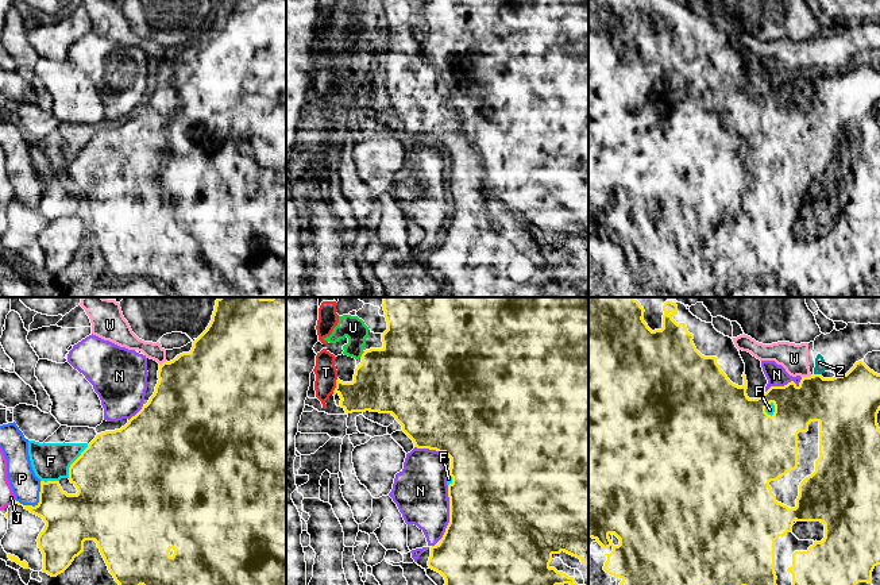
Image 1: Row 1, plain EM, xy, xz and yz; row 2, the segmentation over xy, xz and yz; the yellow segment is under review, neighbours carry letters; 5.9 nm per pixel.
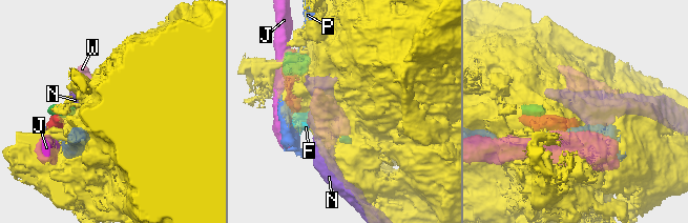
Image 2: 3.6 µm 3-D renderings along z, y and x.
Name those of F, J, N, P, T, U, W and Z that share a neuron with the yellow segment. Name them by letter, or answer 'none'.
none

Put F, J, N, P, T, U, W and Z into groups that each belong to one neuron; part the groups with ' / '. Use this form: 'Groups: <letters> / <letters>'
Groups: F / J / N / P / T / U / W Z

